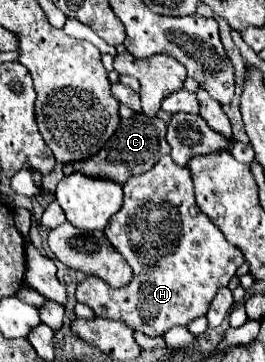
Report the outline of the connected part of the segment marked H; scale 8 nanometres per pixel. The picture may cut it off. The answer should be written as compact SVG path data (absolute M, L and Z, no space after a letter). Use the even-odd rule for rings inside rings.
M171 155L161 157L147 173L129 177L123 193L123 207L111 217L105 237L133 267L135 277L129 285L113 289L102 279L89 276L77 287L77 301L89 305L99 317L125 321L149 337L161 337L171 327L205 315L217 289L227 287L245 257L197 209L189 169L177 165Z

